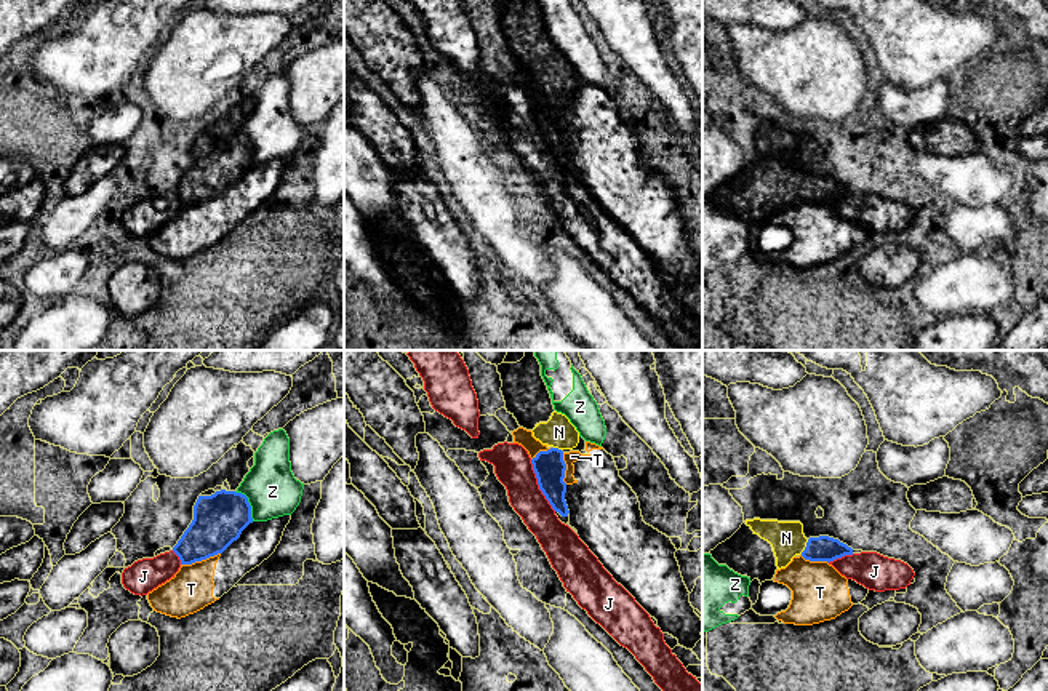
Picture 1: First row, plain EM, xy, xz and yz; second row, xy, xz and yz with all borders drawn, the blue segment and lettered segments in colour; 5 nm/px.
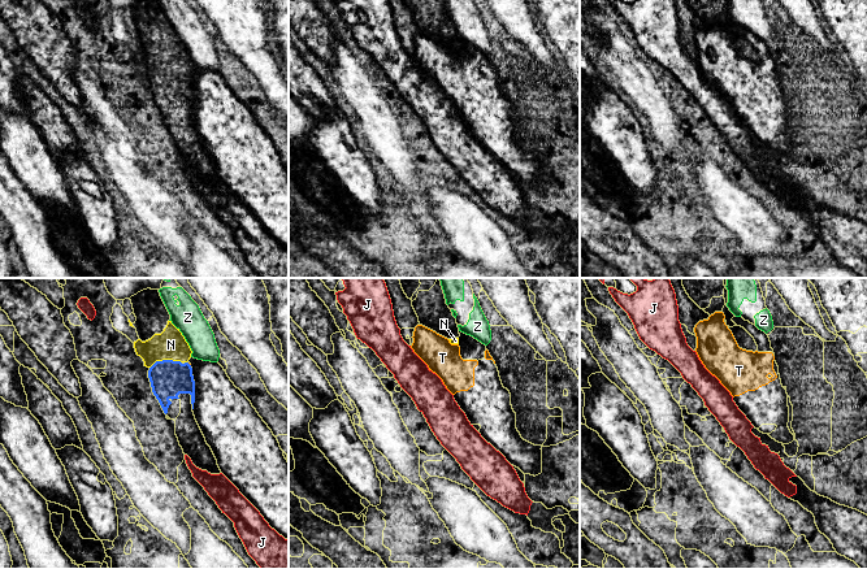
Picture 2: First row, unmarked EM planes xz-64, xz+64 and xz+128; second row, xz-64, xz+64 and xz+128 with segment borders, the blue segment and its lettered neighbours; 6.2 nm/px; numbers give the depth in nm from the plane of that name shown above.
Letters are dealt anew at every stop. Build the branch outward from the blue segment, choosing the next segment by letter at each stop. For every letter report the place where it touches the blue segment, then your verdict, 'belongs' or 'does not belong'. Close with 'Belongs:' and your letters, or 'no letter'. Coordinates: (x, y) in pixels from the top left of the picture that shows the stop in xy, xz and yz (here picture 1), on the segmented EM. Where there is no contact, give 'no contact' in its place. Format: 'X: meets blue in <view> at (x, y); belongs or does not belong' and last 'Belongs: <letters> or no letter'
J: meets blue in xz at (538, 483); does not belong
N: meets blue in yz at (807, 546); belongs
T: meets blue in xy at (200, 560); does not belong
Z: meets blue in xy at (248, 503); does not belong
Belongs: N

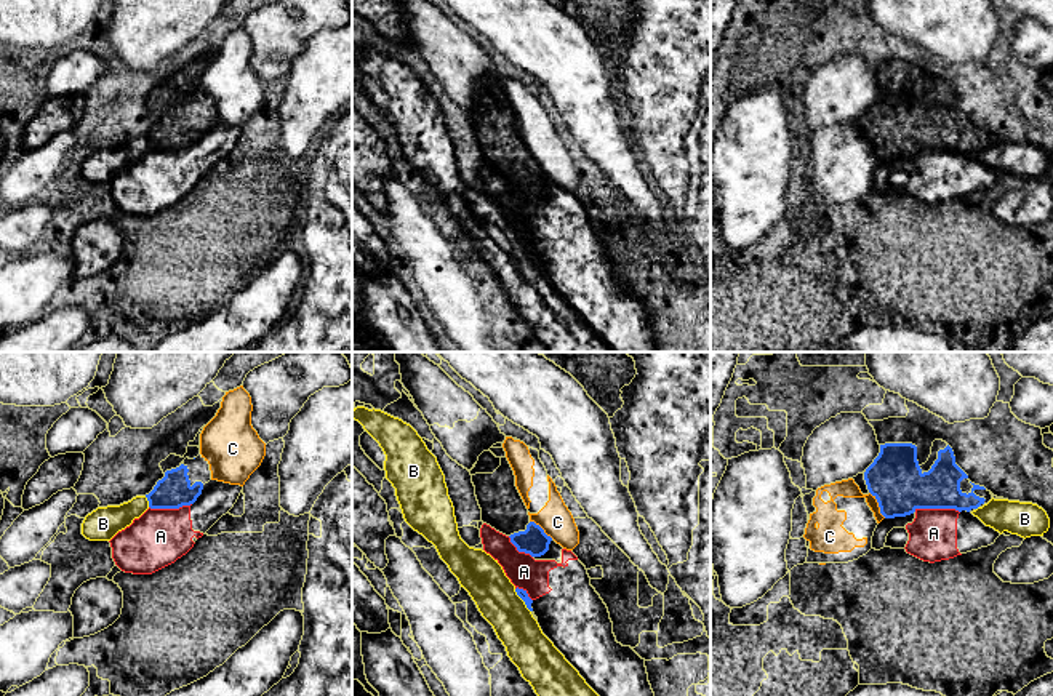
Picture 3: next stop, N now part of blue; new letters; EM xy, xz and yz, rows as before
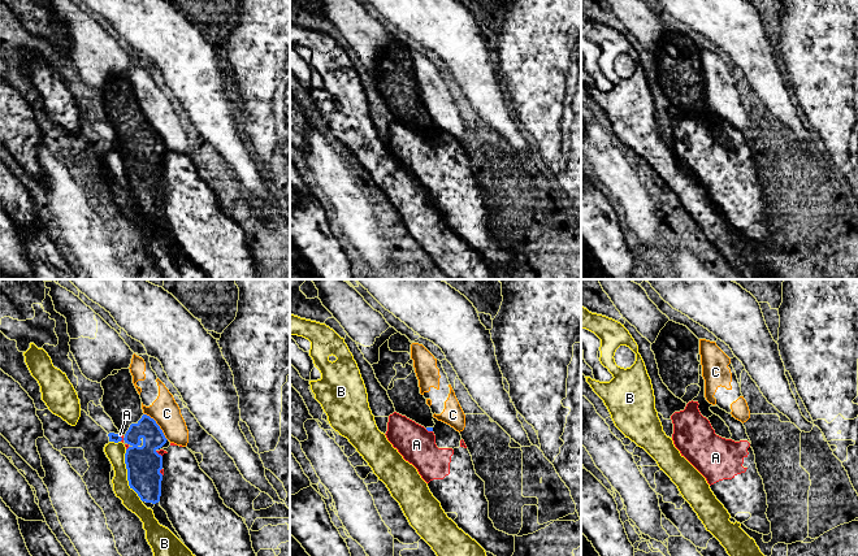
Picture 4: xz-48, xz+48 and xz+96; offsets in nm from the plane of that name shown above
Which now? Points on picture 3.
A: meets blue in yz at (936, 508); does not belong
B: meets blue in xz at (522, 599); does not belong
C: meets blue in yz at (879, 504); does not belong
Belongs: no letter

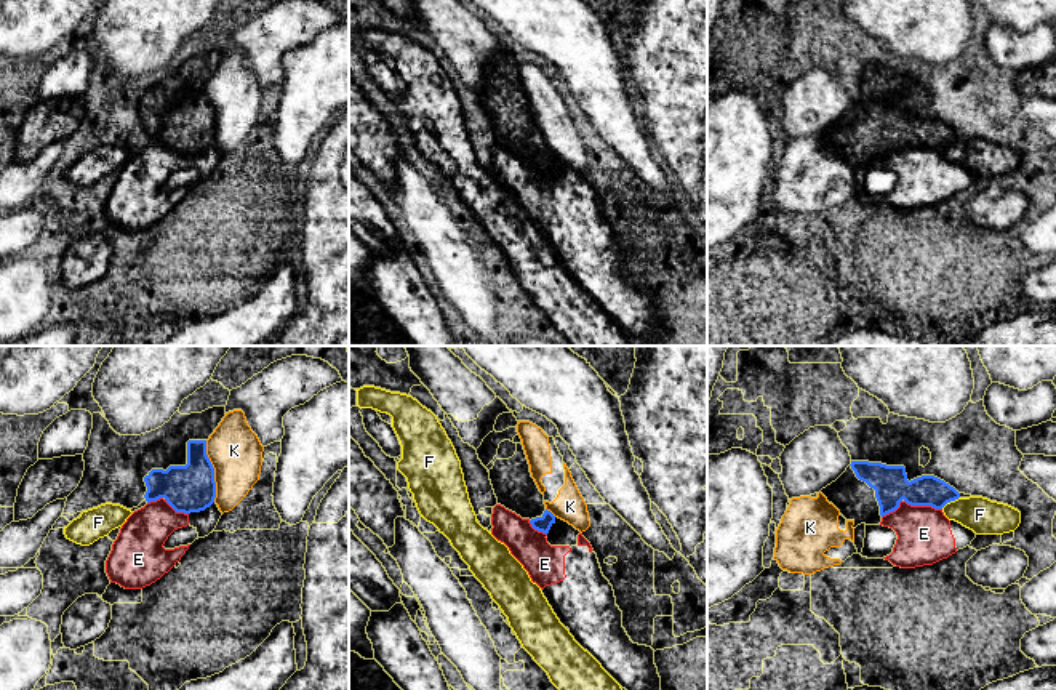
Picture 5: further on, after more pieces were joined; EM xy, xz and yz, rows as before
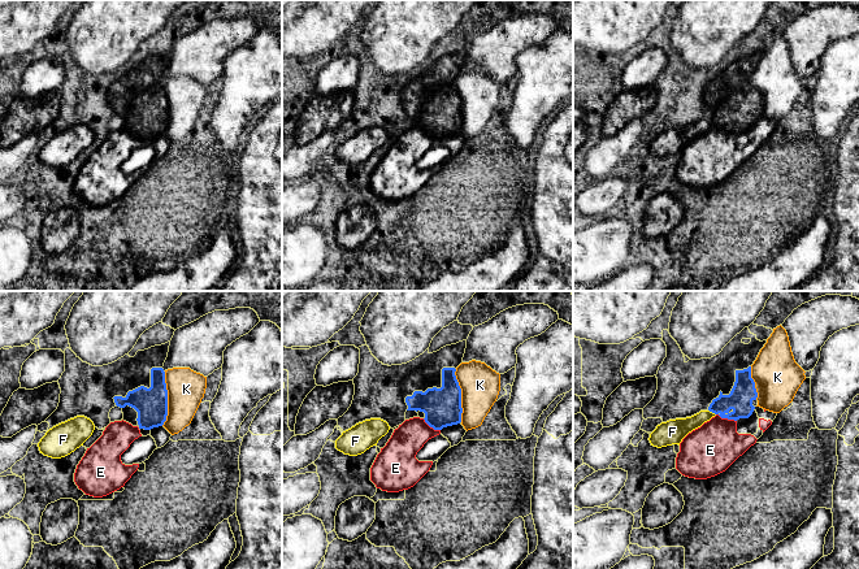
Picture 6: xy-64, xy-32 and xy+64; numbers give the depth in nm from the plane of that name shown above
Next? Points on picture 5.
E: meets blue in yz at (924, 505); does not belong
F: meets blue in yz at (949, 501); does not belong
K: meets blue in xy at (213, 471); does not belong
Belongs: no letter

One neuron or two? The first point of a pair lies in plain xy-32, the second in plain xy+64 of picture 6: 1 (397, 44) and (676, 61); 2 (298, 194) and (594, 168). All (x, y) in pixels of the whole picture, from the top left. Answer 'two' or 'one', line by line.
1: two
2: two

